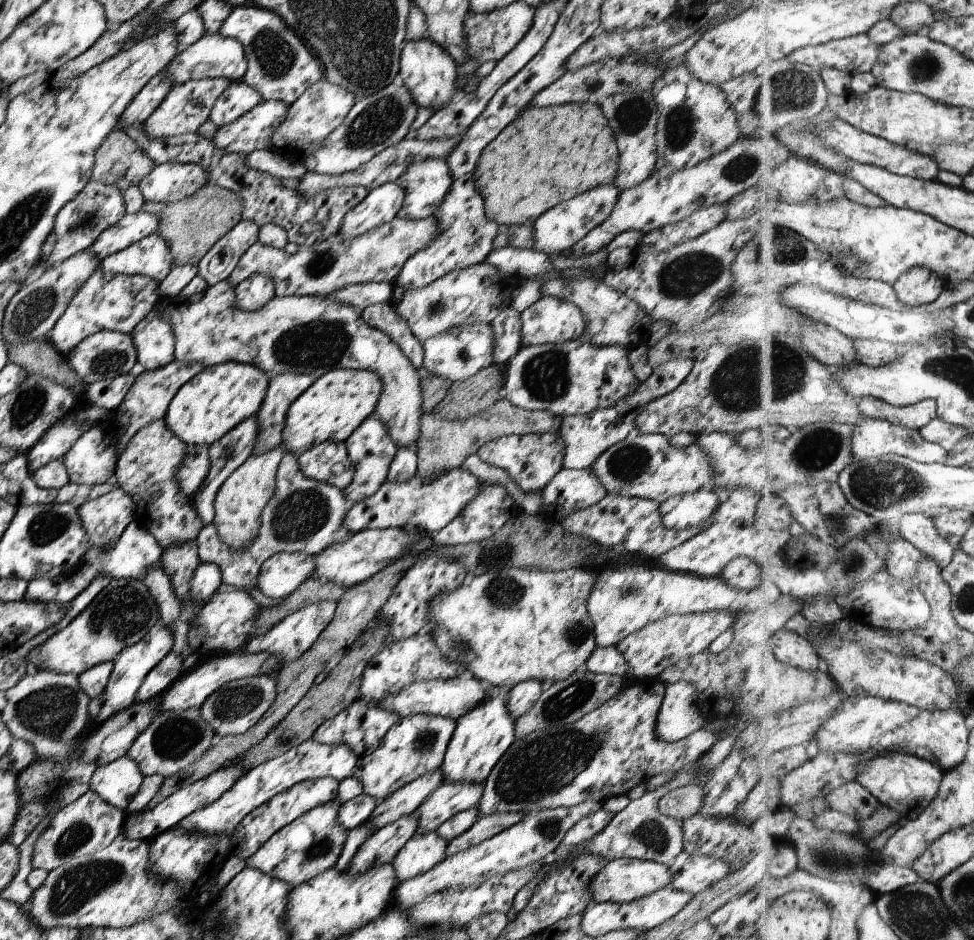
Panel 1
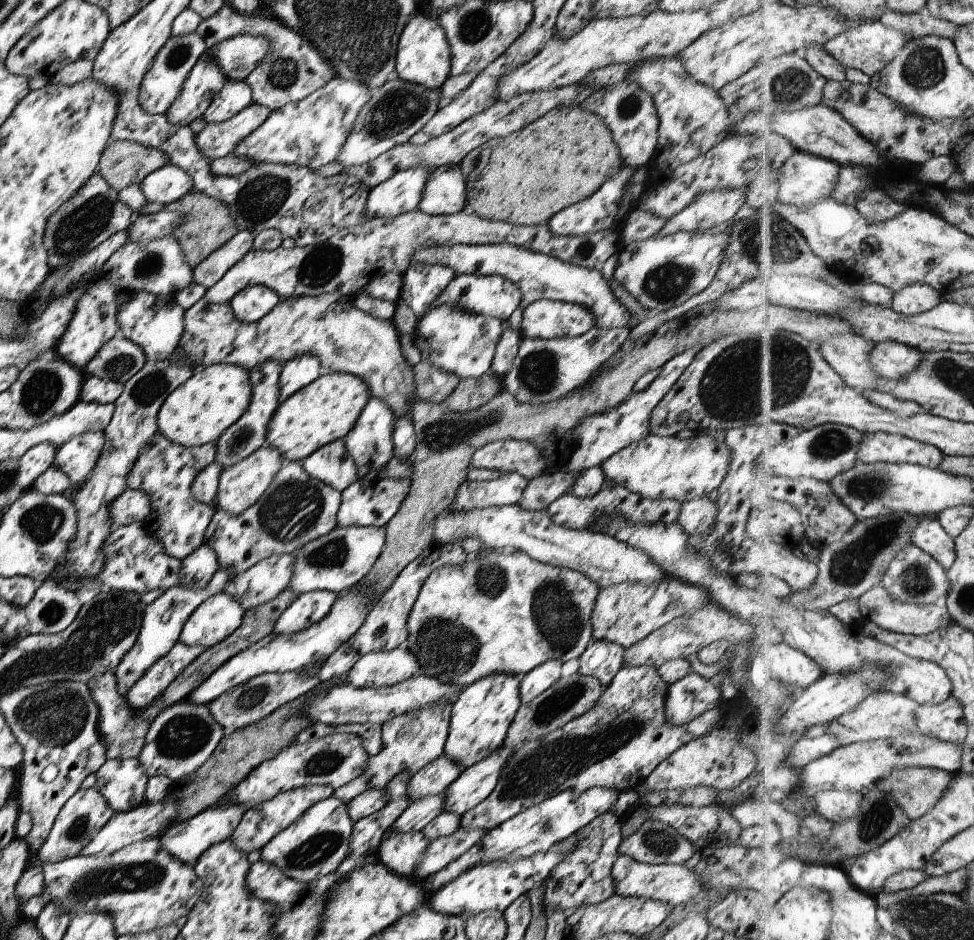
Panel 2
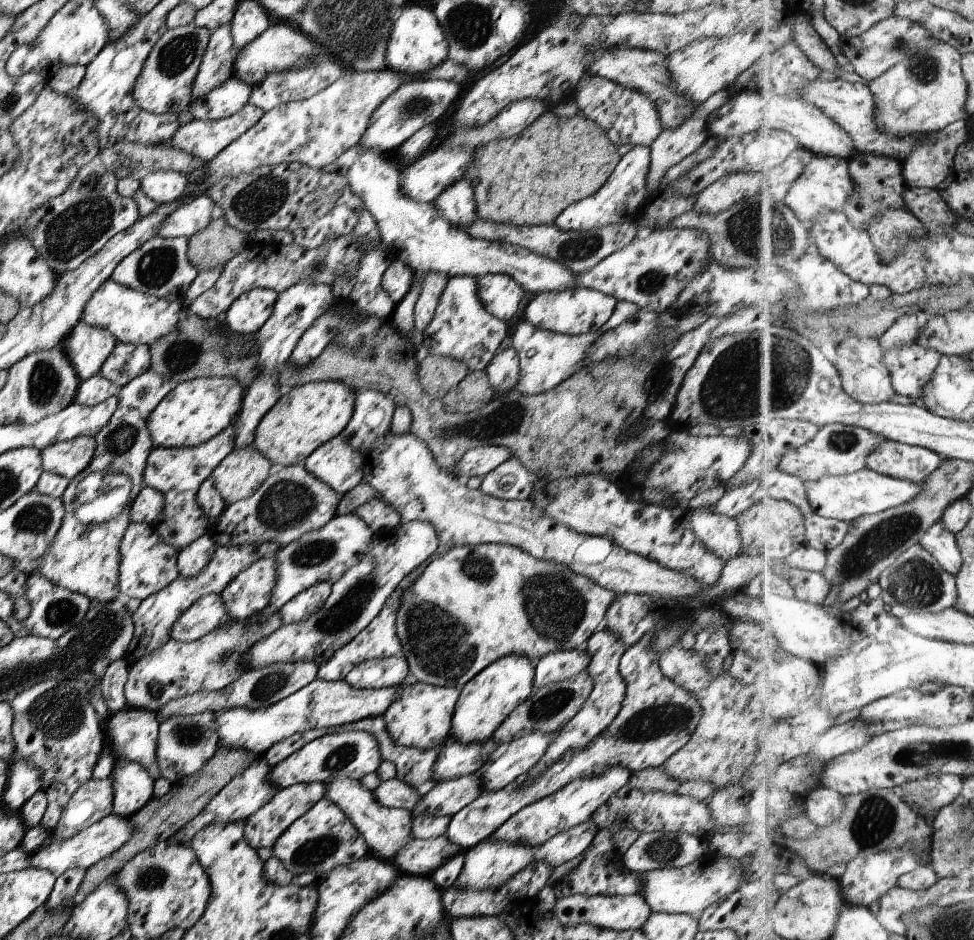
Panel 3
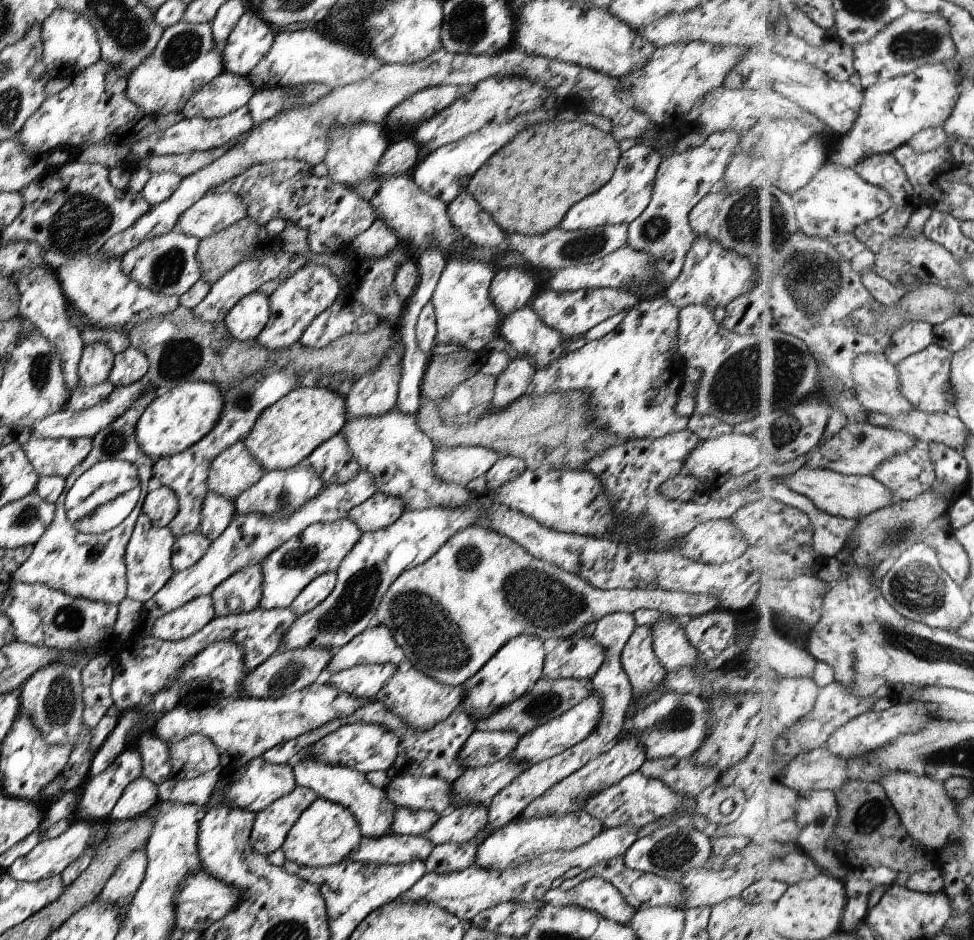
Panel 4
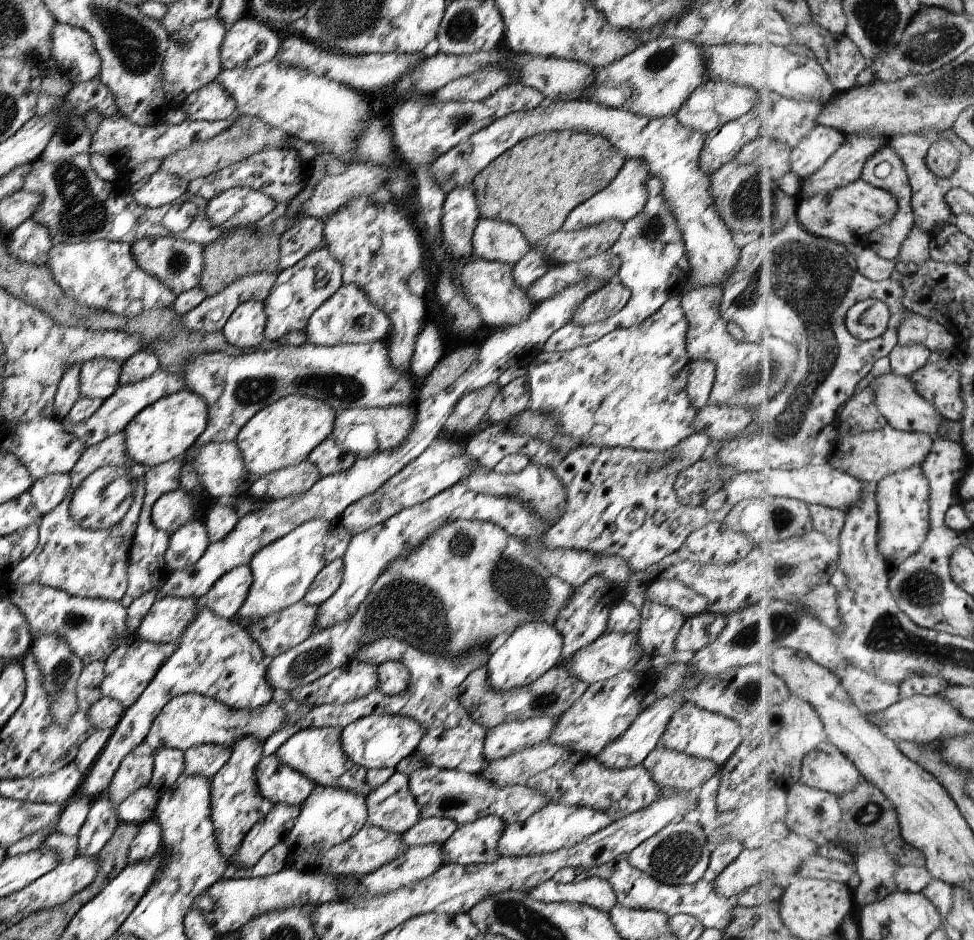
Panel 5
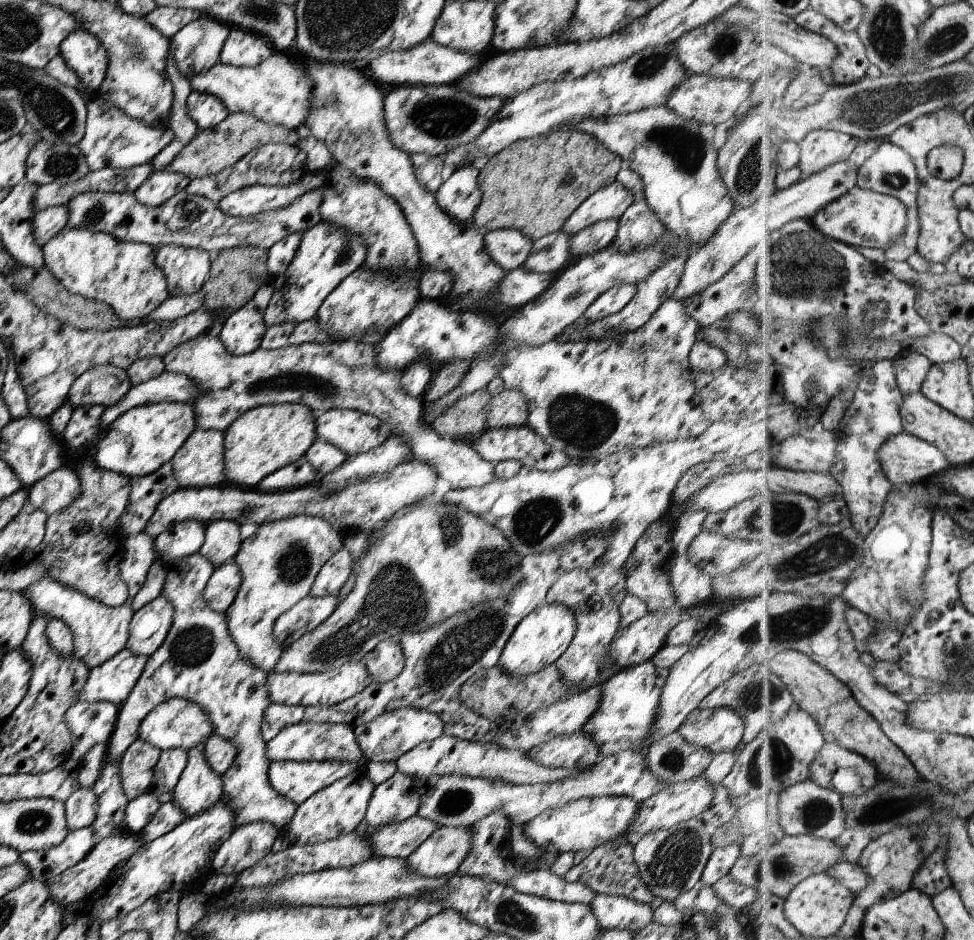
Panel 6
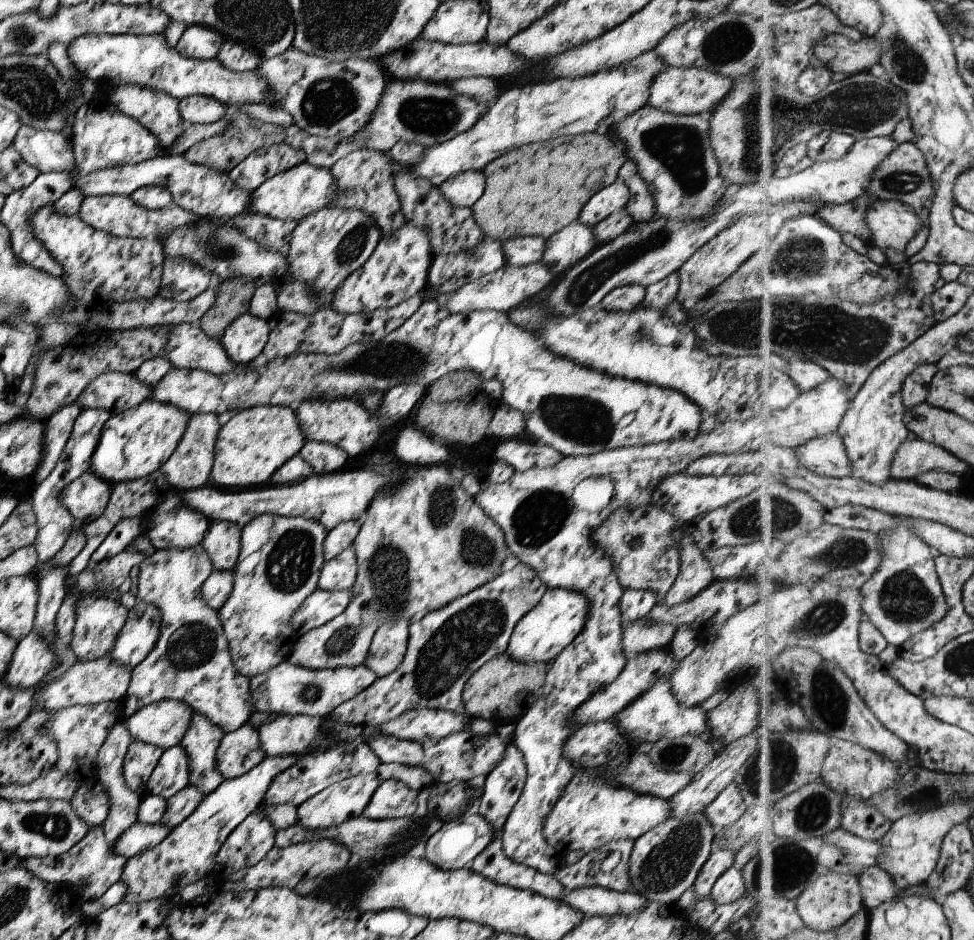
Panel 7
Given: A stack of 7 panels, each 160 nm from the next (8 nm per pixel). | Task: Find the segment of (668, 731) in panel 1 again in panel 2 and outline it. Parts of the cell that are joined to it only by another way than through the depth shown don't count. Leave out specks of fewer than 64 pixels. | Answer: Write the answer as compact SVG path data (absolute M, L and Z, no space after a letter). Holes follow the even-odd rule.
M689 673L668 685L664 717L669 725L681 726L717 706L720 690L713 680Z

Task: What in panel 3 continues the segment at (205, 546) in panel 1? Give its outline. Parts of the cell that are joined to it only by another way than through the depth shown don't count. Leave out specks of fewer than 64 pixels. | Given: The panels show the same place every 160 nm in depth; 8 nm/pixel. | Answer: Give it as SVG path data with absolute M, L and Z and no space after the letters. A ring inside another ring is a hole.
M304 463L286 467L272 465L268 471L269 474L253 494L225 506L216 524L206 533L215 546L276 543L279 550L302 534L319 530L336 515L339 495L306 471Z

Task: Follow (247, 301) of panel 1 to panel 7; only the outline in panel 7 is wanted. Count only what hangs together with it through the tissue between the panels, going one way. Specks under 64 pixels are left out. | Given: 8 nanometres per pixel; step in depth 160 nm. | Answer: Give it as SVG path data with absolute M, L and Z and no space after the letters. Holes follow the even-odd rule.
M243 313L234 318L219 338L223 350L236 365L247 365L260 359L269 326L266 319Z

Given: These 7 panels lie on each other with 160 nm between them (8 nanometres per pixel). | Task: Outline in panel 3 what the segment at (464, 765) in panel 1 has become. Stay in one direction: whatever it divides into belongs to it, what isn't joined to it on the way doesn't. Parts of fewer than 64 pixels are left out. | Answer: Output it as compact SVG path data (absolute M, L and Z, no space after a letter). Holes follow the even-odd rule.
M511 653L498 658L468 680L461 688L451 717L449 734L461 744L482 743L532 692L534 665L525 655Z

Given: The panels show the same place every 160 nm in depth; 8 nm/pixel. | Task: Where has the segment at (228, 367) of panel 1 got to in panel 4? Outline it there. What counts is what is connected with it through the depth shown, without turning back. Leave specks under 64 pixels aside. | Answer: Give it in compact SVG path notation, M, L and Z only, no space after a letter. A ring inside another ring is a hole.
M187 381L160 391L137 419L134 437L145 456L156 460L179 454L201 440L217 422L222 411L224 394L221 381Z

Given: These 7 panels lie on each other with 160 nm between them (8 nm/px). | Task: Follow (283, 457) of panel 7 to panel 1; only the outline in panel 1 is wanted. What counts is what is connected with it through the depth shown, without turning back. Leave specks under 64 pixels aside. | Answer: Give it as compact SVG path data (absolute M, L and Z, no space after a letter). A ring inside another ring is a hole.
M337 369L323 374L289 404L281 430L281 447L298 458L321 442L344 442L365 418L374 414L379 394L382 384L375 372Z

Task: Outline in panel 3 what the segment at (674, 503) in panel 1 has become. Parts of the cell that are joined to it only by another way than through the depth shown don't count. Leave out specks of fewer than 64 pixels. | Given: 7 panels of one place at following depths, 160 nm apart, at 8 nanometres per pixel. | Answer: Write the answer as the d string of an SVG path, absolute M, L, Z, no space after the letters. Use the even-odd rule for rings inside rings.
M709 508L686 512L688 526L700 544L723 562L741 554L736 518L729 518Z

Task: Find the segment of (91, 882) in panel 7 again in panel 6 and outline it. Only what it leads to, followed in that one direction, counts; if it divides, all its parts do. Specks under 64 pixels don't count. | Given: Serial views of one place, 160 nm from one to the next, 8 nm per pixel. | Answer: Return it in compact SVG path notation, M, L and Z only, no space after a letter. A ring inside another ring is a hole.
M83 827L69 831L63 840L47 850L28 850L19 853L18 860L25 863L33 880L44 883L53 874L79 862L92 849L95 840L92 830Z

